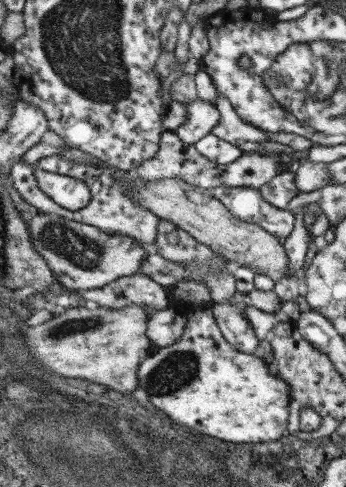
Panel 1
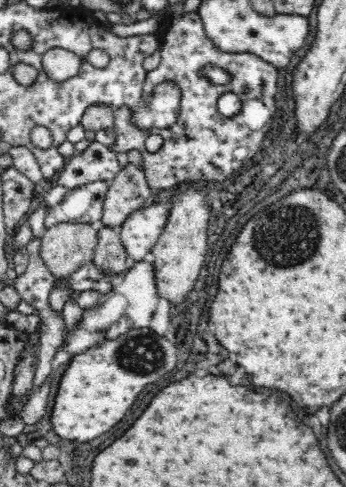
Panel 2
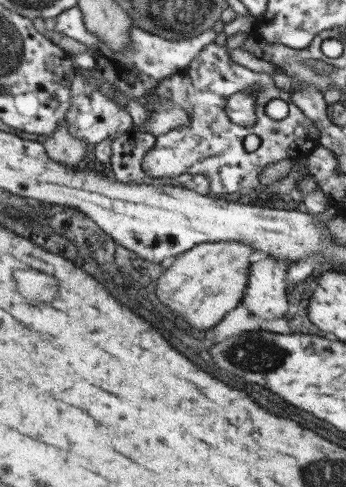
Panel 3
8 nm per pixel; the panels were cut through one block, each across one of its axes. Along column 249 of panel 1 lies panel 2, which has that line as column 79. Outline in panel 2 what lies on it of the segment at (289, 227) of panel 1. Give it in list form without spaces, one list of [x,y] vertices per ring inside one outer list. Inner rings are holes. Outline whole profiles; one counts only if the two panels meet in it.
[[[94,182],[82,188],[70,190],[70,194],[54,206],[46,218],[46,228],[58,224],[96,224],[104,216],[104,200],[108,194],[108,182]]]

